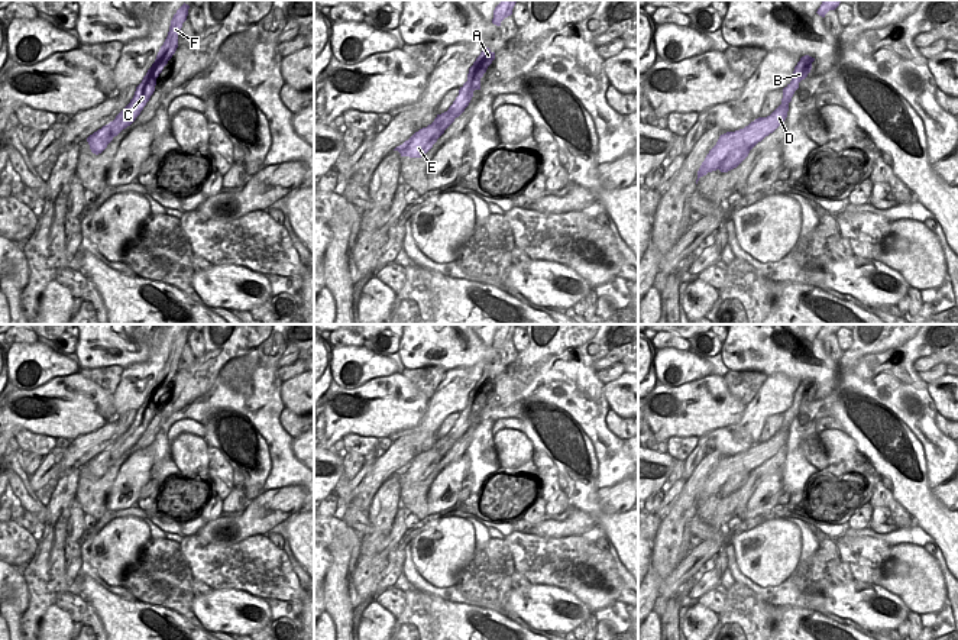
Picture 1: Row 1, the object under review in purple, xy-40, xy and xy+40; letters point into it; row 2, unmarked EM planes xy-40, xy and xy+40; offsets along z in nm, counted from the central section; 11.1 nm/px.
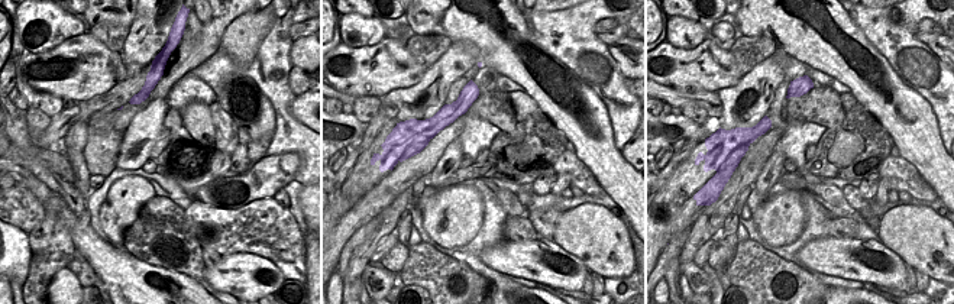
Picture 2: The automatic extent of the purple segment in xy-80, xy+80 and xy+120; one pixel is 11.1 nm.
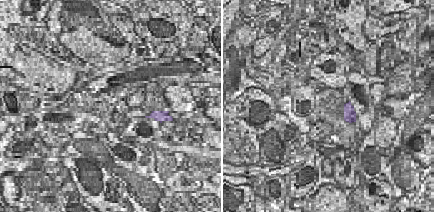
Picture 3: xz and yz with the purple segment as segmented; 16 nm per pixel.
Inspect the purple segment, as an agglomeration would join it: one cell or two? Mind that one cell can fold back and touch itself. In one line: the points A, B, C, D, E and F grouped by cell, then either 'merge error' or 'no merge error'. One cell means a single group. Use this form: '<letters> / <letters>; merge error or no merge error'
A B C E F / D; merge error

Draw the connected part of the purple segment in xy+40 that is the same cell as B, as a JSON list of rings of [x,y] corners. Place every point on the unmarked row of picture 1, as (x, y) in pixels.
[[[805,379],[805,381],[800,382],[797,390],[794,391],[792,405],[783,413],[781,429],[789,430],[794,416],[799,413],[799,407],[802,404],[805,404],[807,401],[807,398],[810,397],[813,385],[815,385],[815,382],[812,382],[809,379]]]

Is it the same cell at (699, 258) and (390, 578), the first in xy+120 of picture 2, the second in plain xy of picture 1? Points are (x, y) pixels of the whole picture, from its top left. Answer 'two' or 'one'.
one

